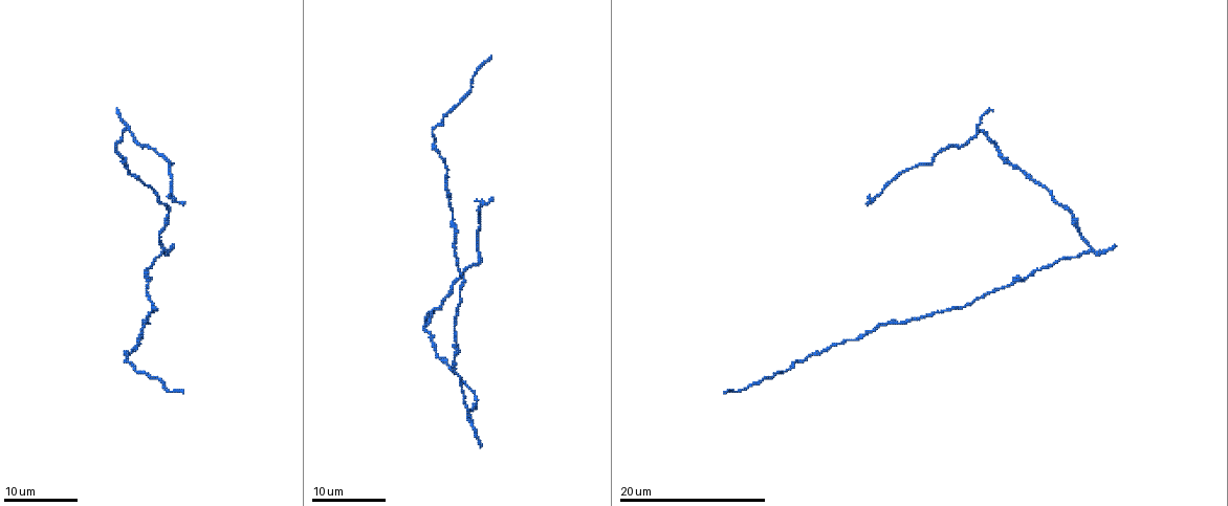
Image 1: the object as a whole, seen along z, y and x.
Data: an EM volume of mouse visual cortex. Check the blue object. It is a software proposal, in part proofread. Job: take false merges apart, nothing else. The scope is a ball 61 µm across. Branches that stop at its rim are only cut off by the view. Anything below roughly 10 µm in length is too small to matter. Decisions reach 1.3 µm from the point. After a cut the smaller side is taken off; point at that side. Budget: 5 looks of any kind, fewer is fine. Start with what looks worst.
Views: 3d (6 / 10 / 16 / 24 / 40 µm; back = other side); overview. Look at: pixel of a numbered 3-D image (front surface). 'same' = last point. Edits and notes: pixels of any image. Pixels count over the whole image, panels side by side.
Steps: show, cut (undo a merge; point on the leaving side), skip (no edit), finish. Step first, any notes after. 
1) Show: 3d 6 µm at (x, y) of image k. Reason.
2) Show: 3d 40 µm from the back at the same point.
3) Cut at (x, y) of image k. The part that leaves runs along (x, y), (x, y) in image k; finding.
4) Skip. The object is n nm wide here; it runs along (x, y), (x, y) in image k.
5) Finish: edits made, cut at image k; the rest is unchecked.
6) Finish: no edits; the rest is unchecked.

Show: 3d 10 µm at (949, 311) of image 1. Thick turns thin.

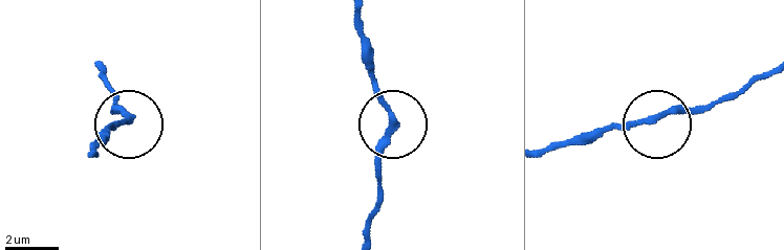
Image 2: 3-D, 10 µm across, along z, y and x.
Skip. The object is 220 nm wide here; continuous, no second neuron.

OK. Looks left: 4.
Show: 3d 10 µm at (888, 325) of image 1. Calibre changes.

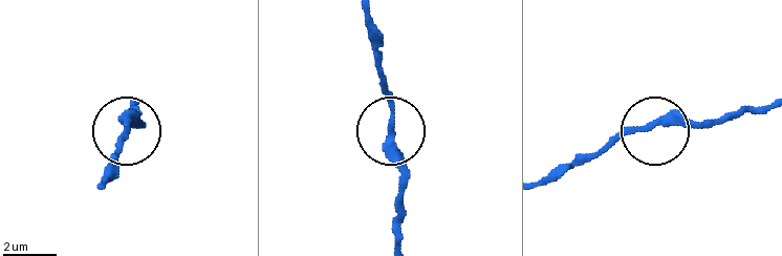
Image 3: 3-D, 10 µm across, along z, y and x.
Skip. The object is 270 nm wide here; one neuron here.

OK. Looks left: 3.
Show: 3d 6 µm at (827, 349) of image 1. Calibre changes.

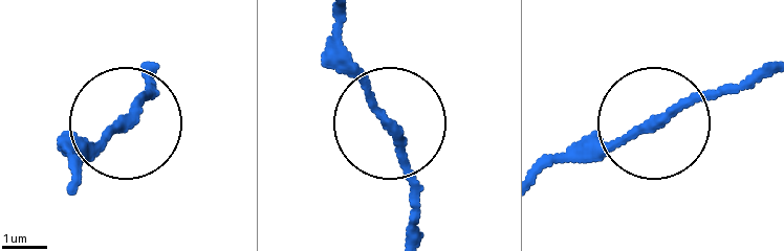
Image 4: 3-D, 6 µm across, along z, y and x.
Skip. It runs along (767, 67), (621, 139), (580, 146) in image 4; continuous, no second neuron.

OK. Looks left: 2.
Finish: no edits; the rest is unchecked.

